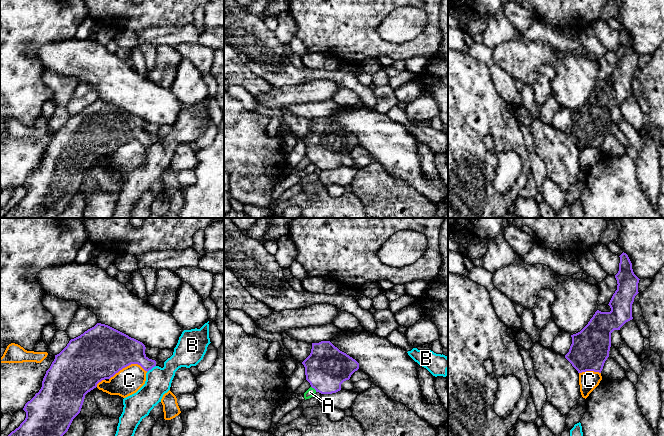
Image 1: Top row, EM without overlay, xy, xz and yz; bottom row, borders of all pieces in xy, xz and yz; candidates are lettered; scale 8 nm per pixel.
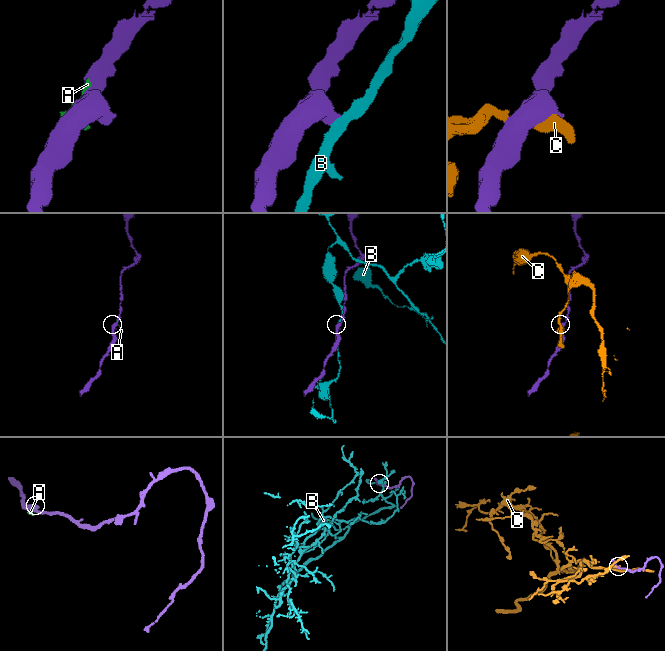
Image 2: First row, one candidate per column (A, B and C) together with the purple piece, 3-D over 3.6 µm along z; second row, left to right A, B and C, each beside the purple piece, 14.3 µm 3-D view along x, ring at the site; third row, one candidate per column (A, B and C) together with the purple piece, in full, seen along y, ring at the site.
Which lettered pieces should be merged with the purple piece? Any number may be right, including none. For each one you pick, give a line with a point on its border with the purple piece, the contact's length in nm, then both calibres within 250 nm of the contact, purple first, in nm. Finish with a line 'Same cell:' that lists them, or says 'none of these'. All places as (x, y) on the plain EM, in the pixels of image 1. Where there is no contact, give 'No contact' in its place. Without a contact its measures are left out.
Same cell: none of these

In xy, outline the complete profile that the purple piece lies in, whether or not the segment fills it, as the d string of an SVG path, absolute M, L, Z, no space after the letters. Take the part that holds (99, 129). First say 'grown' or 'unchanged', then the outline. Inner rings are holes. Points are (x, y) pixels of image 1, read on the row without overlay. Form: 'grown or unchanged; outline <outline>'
unchanged; outline M101 99L71 115L67 122L55 131L54 137L46 147L39 168L25 180L23 184L26 188L25 196L3 218L56 218L68 207L73 195L80 189L85 171L96 164L99 158L110 155L131 140L138 140L147 148L156 142L156 137L146 132L145 125L142 118Z

